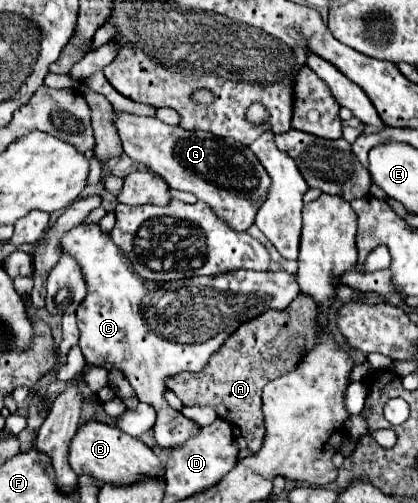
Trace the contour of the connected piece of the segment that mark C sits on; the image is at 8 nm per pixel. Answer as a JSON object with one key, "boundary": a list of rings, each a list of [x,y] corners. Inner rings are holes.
{"boundary":[[[80,224],[72,230],[68,230],[62,236],[60,252],[72,254],[76,258],[76,262],[80,262],[80,266],[84,270],[84,280],[88,282],[88,294],[86,294],[84,302],[80,302],[78,312],[76,312],[78,314],[78,328],[80,328],[80,348],[82,348],[86,362],[96,364],[96,366],[104,366],[104,368],[118,368],[126,374],[128,382],[136,390],[138,400],[151,404],[156,410],[154,438],[156,438],[158,446],[162,446],[162,448],[180,446],[188,438],[194,438],[198,434],[196,422],[184,418],[178,410],[172,409],[165,401],[164,382],[166,382],[166,378],[180,374],[180,372],[186,372],[186,370],[188,372],[204,370],[210,356],[216,350],[220,350],[224,340],[230,334],[234,334],[244,320],[248,320],[250,316],[254,318],[268,308],[284,310],[300,292],[294,274],[272,272],[272,270],[268,270],[268,272],[234,270],[228,274],[196,276],[190,280],[178,280],[178,282],[166,282],[166,284],[148,282],[132,270],[128,258],[110,240],[110,236],[100,230],[98,224]],[[158,290],[164,290],[166,298],[156,298],[154,294]]]}

